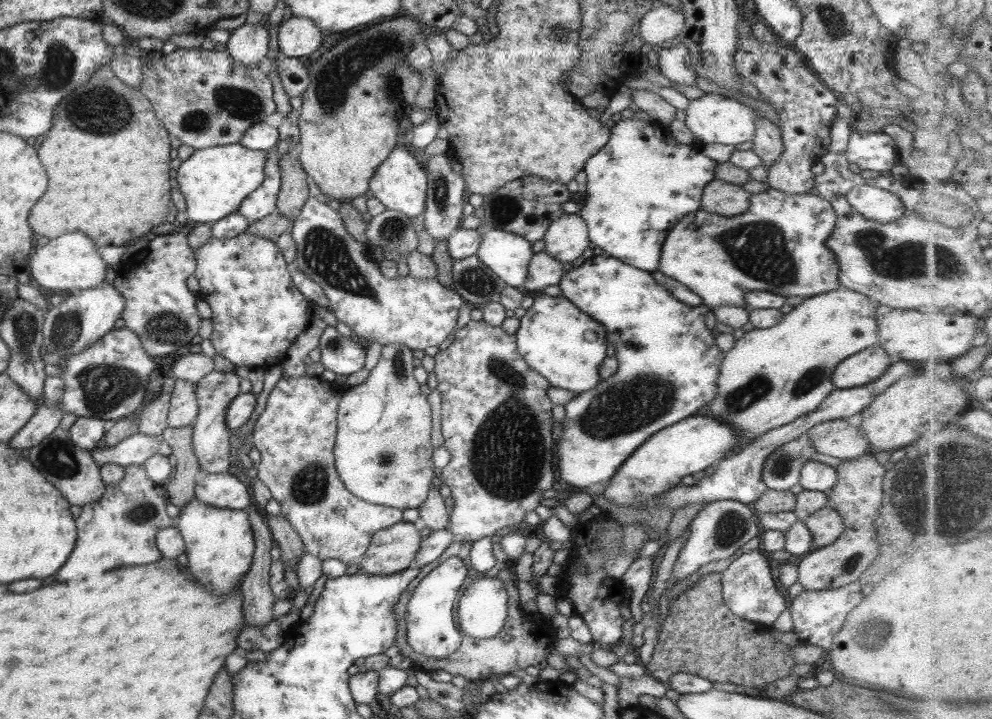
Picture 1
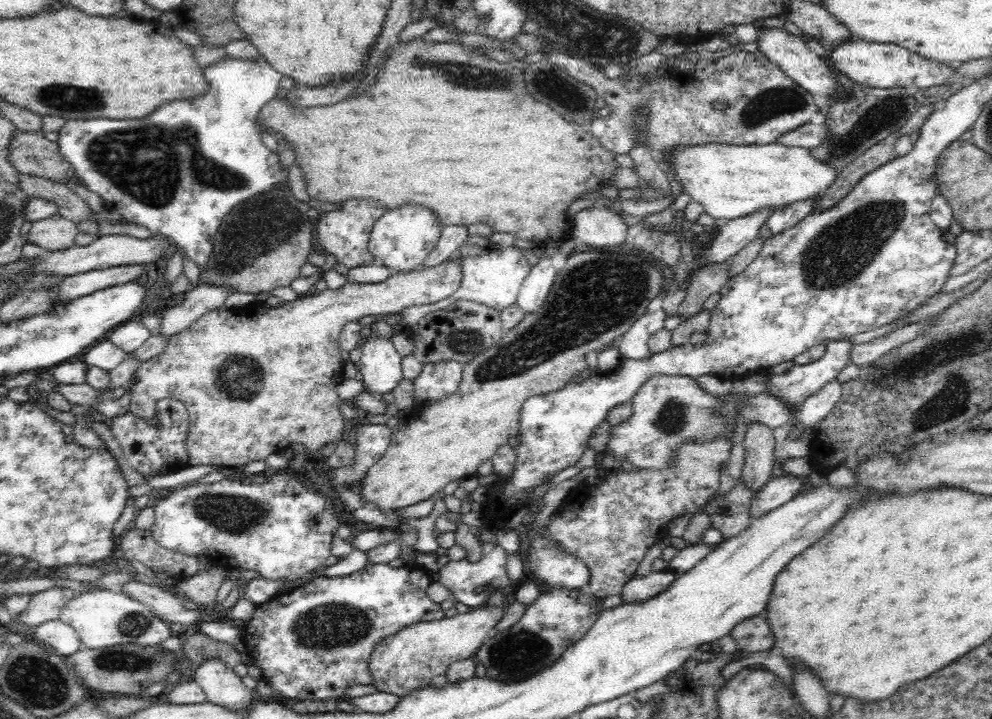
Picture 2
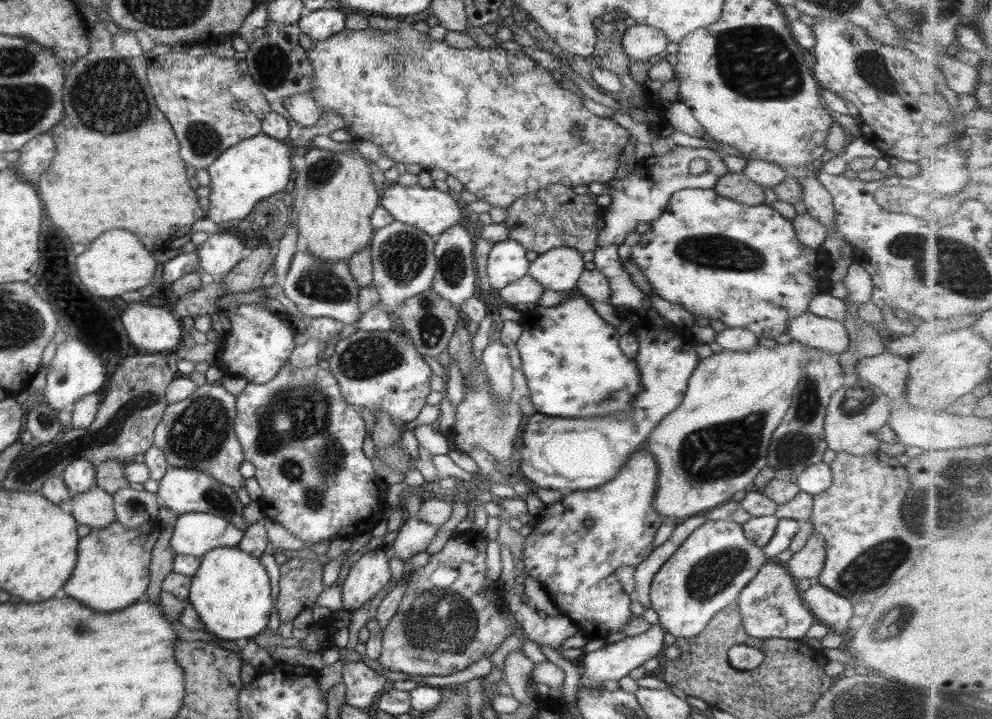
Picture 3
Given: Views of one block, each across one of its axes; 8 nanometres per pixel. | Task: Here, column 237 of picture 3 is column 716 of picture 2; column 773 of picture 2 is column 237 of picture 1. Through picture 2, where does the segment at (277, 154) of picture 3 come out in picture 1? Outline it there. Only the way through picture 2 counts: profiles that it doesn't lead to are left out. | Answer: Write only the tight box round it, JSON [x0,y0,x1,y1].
[176,143,265,225]

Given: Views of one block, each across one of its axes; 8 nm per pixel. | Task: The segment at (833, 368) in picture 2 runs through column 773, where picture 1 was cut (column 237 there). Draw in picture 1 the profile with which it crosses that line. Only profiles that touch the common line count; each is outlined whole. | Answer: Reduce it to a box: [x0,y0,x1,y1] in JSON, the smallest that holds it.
[193,371,240,476]

